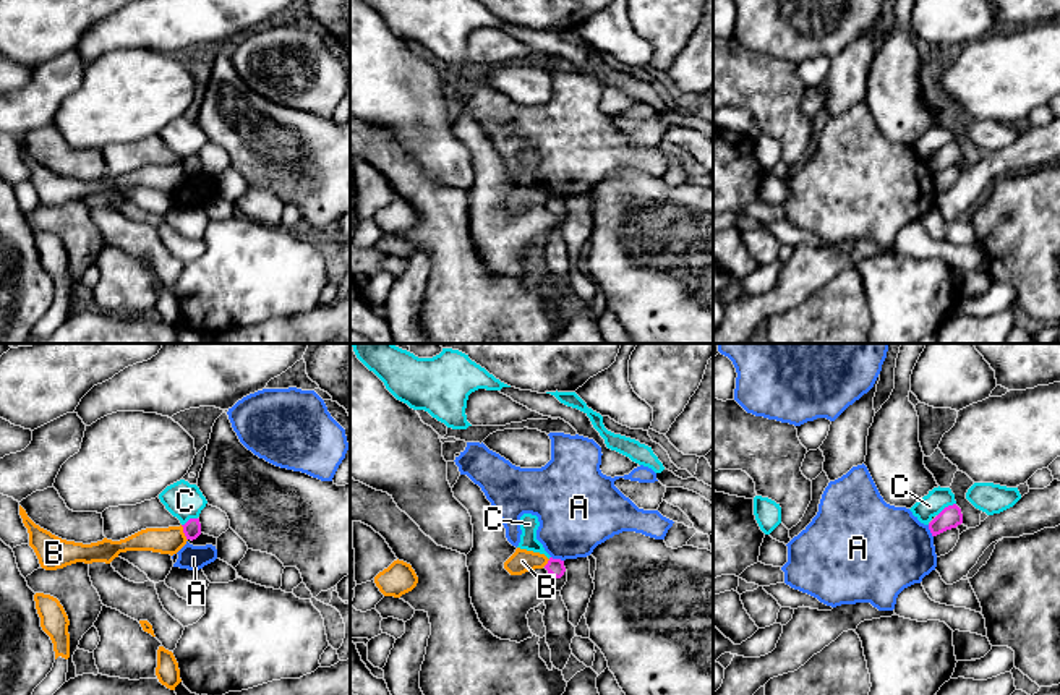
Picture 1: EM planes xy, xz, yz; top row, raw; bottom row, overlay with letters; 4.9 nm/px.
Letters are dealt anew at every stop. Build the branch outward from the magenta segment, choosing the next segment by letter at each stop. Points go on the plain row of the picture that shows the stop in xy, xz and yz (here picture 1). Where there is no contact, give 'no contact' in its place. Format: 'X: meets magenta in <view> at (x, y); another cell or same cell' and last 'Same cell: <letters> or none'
A: meets magenta in xz at (558, 196); another cell
B: meets magenta in xy at (183, 169); another cell
C: meets magenta in yz at (945, 144); another cell
Same cell: none

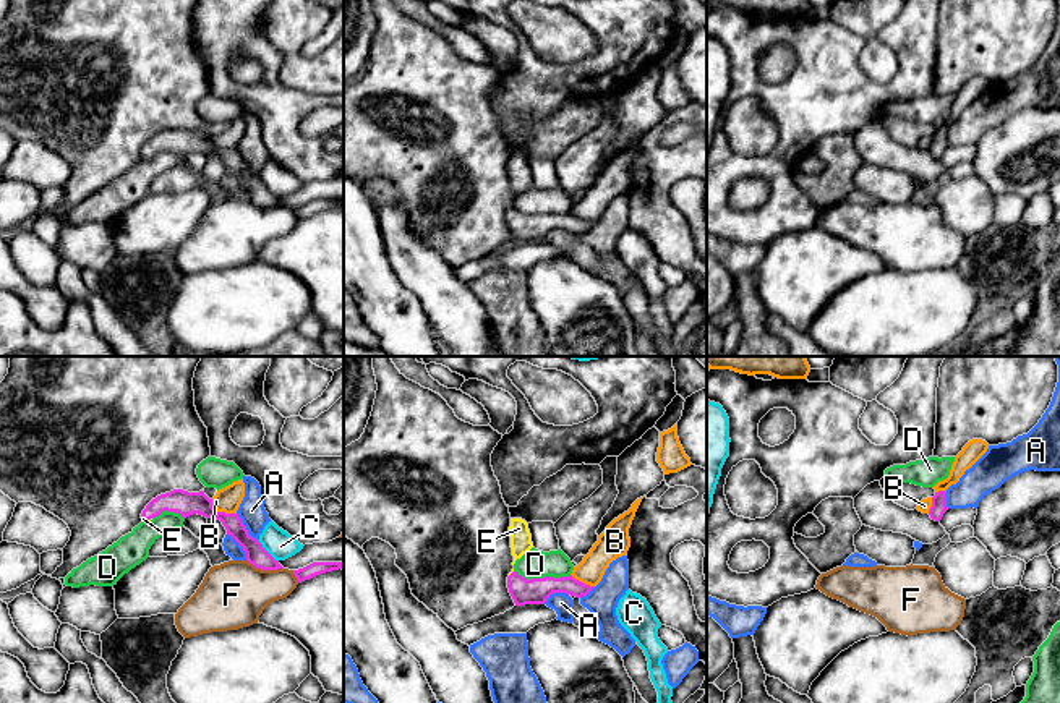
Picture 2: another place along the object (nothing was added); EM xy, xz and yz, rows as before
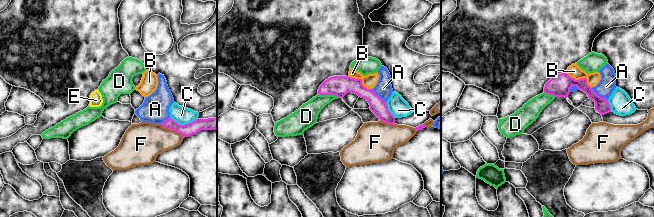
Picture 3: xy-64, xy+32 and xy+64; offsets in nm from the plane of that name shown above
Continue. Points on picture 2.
A: meets magenta in xy at (245, 164); another cell
B: meets magenta in xy at (221, 149); another cell
C: meets magenta in xy at (266, 188); another cell
D: meets magenta in xz at (542, 216); another cell
E: meets magenta in xy at (148, 156); same cell
F: meets magenta in xy at (264, 206); another cell
Same cell: E

